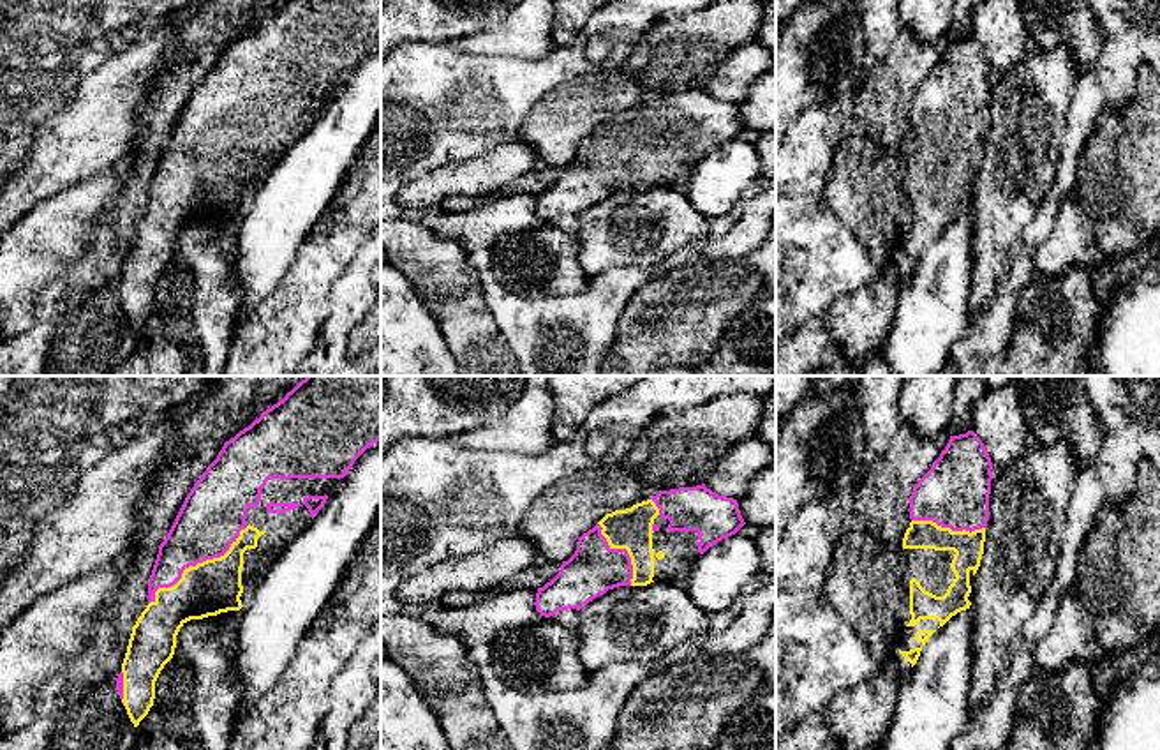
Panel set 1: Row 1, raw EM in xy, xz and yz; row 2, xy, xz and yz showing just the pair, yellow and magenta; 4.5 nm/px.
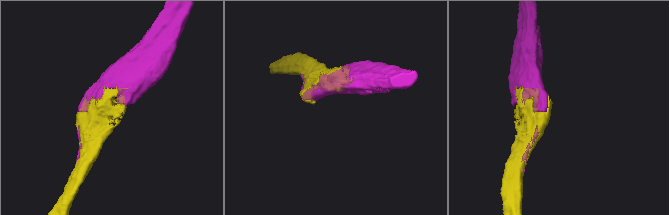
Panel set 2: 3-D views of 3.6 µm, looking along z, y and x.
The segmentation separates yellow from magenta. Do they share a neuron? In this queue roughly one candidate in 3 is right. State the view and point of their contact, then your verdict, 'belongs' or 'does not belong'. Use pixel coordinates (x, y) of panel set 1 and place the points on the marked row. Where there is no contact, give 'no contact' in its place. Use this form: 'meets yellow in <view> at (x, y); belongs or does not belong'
meets yellow in xy at (198, 563); belongs

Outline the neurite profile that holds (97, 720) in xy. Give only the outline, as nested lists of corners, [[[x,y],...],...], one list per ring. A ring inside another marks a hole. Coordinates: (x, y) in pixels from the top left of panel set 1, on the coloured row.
[[[108,683],[76,697],[65,688],[63,709],[55,720],[48,750],[130,750],[136,727],[118,695],[116,683]]]

